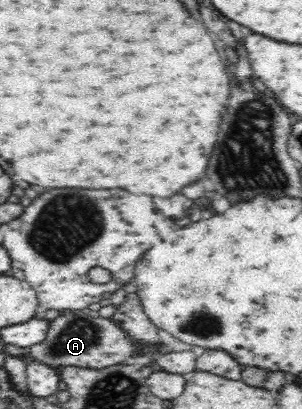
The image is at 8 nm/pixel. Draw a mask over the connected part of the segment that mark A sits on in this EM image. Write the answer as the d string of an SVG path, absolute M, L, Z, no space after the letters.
M89 308L60 313L49 321L45 339L25 349L26 358L57 371L69 367L108 369L127 361L133 351L132 341L115 324Z

